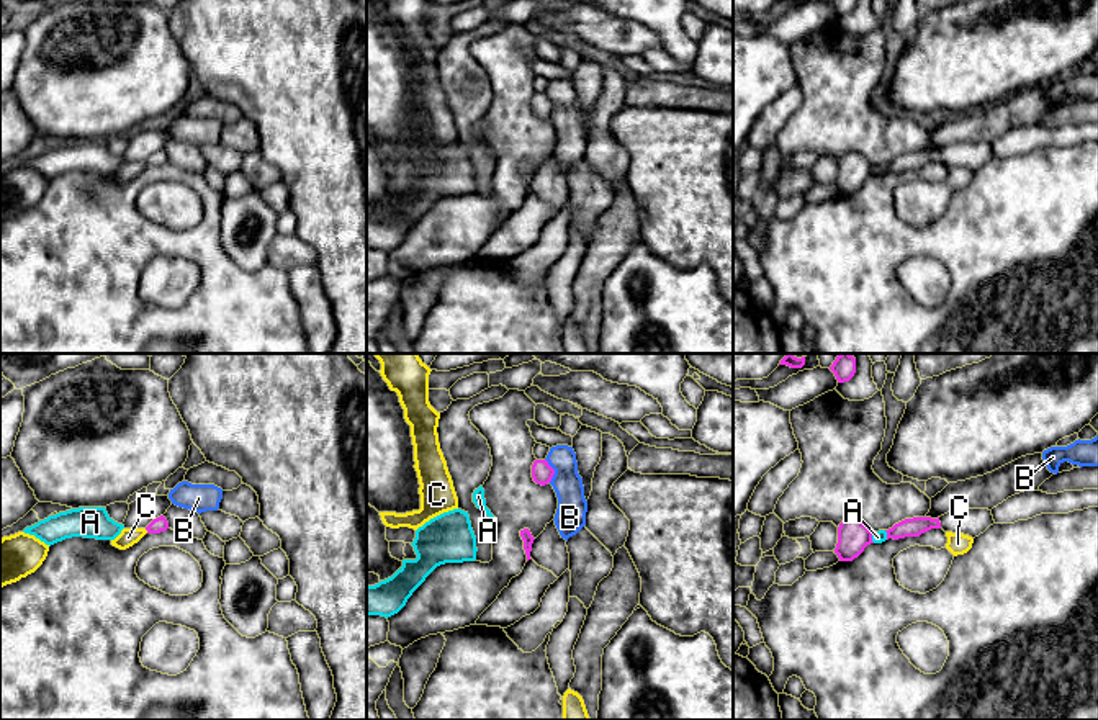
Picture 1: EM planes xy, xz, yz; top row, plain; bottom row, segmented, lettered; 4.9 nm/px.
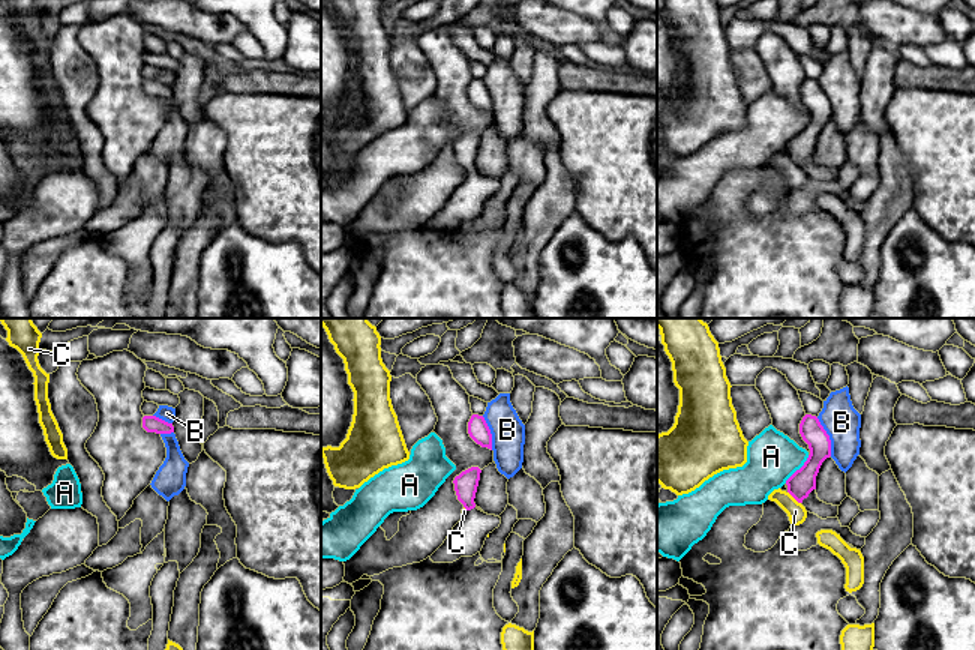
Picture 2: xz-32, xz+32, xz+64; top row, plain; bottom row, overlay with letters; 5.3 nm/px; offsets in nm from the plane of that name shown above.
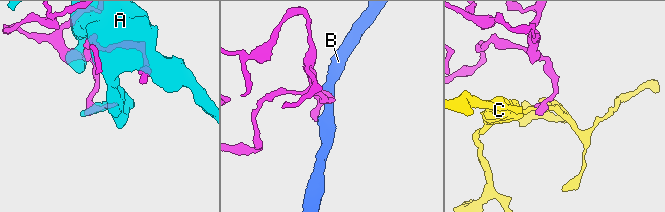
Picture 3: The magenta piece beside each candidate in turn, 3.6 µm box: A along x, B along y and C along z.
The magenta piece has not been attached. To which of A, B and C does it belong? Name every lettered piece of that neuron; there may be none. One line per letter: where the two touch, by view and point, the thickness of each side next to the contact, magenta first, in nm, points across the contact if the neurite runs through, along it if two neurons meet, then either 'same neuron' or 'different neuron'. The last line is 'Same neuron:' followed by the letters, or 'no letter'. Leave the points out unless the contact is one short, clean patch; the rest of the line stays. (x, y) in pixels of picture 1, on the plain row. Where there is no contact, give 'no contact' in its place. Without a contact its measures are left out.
A: yz (871, 170) | 160/60 nm | different neuron
B: xz (553, 103) | 110/150 nm | along xz (545, 92), (553, 103), (550, 115) | different neuron
C: xy (146, 162) | 70/90 nm | along xy (144, 162), (148, 166) | different neuron
Same neuron: no letter

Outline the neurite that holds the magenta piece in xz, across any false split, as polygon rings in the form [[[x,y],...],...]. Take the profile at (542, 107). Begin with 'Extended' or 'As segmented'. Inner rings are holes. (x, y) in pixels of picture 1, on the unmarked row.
As segmented. [[[535,93],[532,98],[532,111],[537,118],[548,118],[555,108],[555,103],[548,98],[547,93]]]

